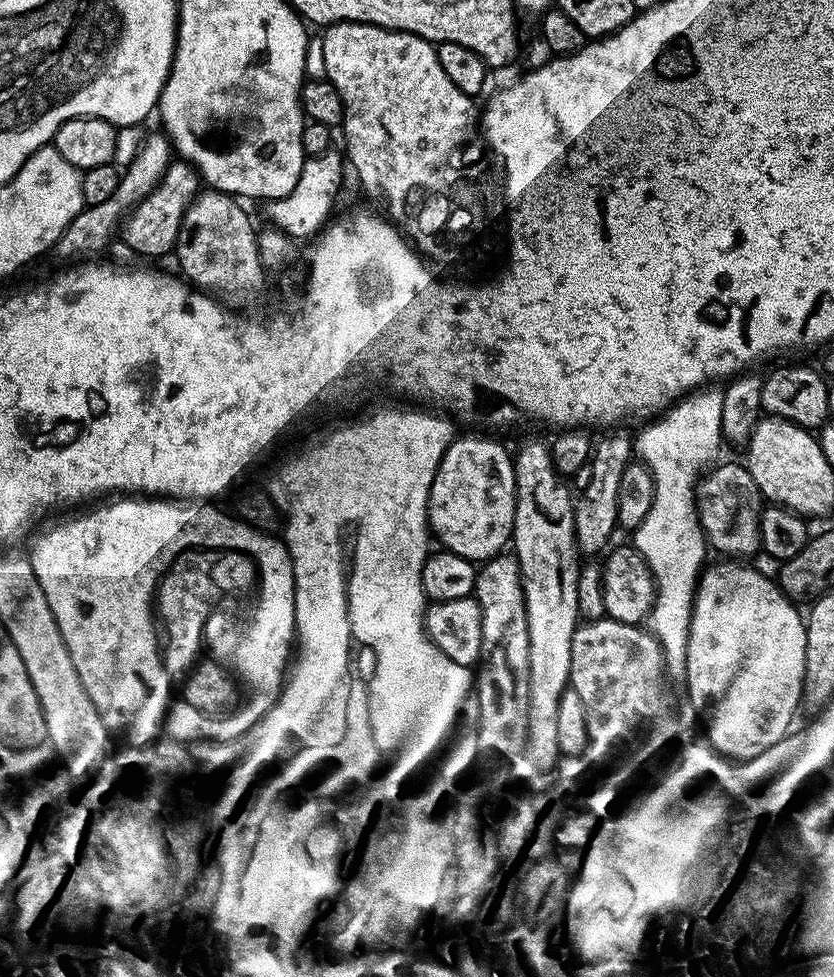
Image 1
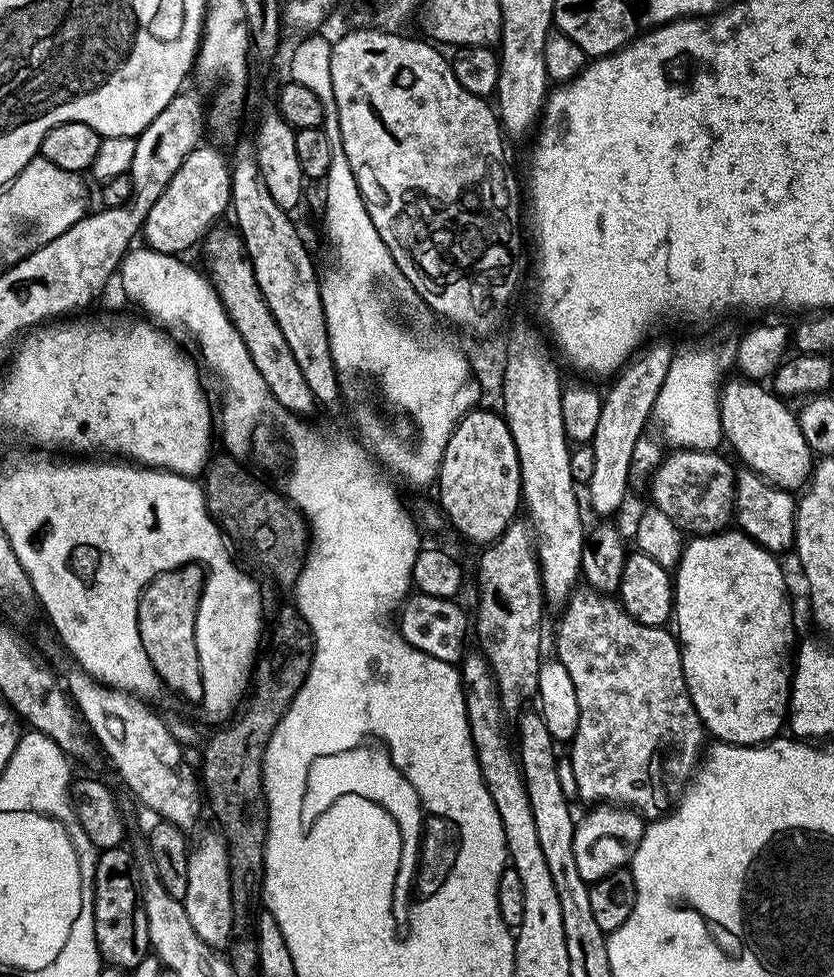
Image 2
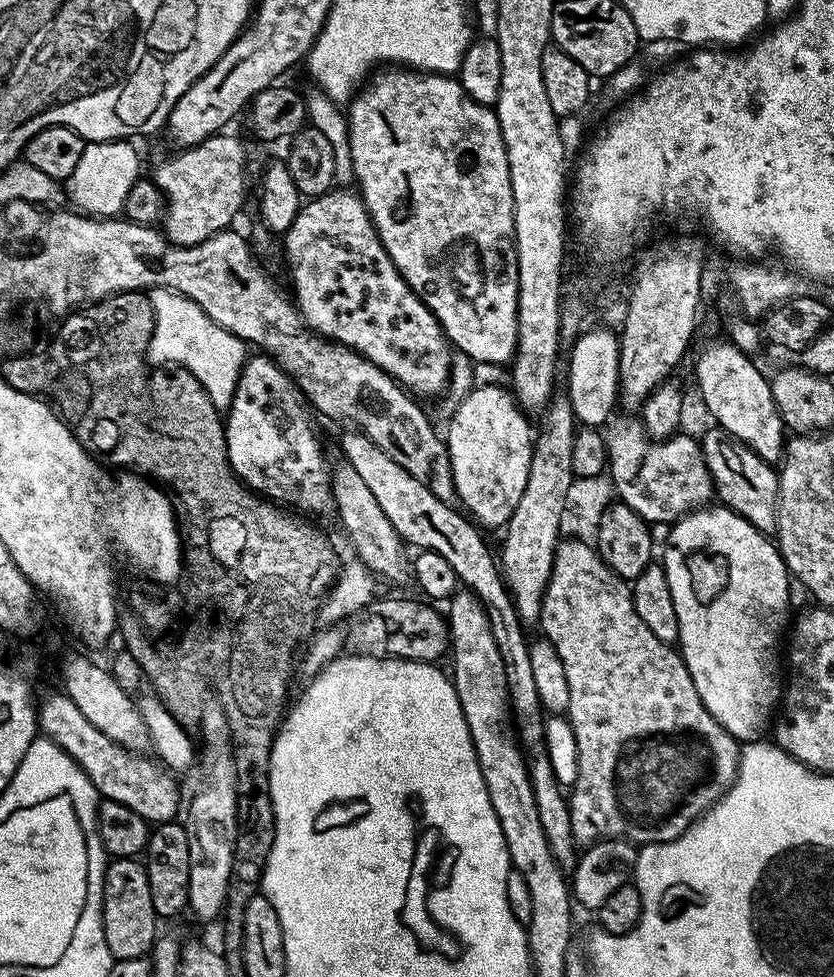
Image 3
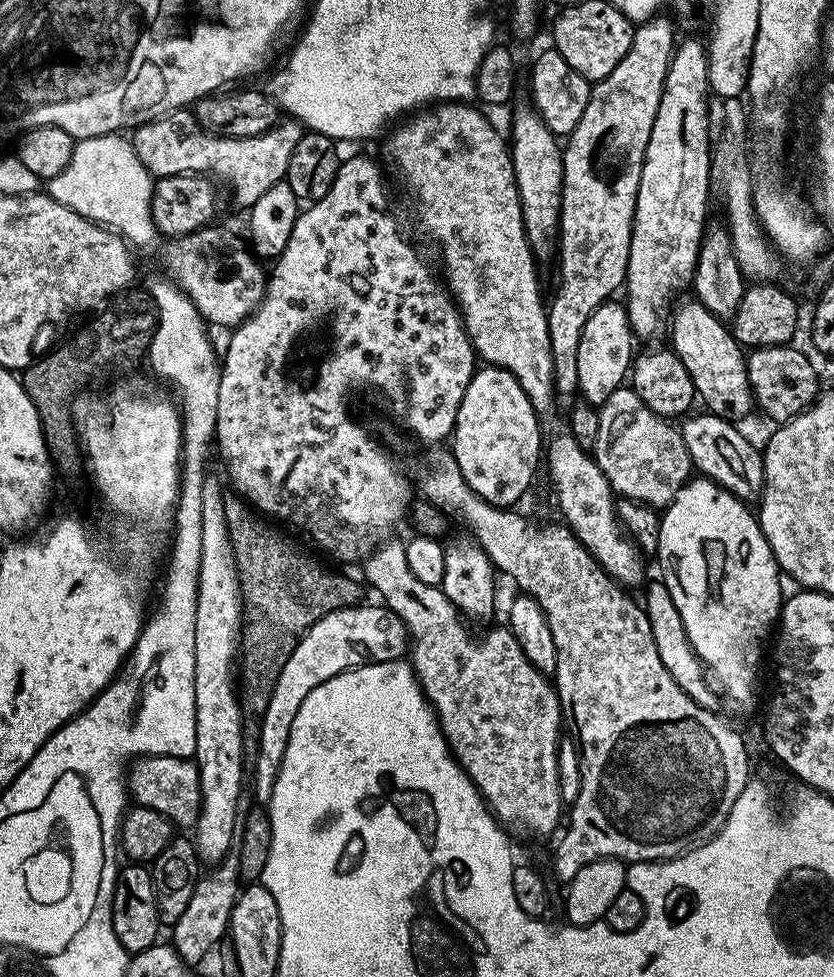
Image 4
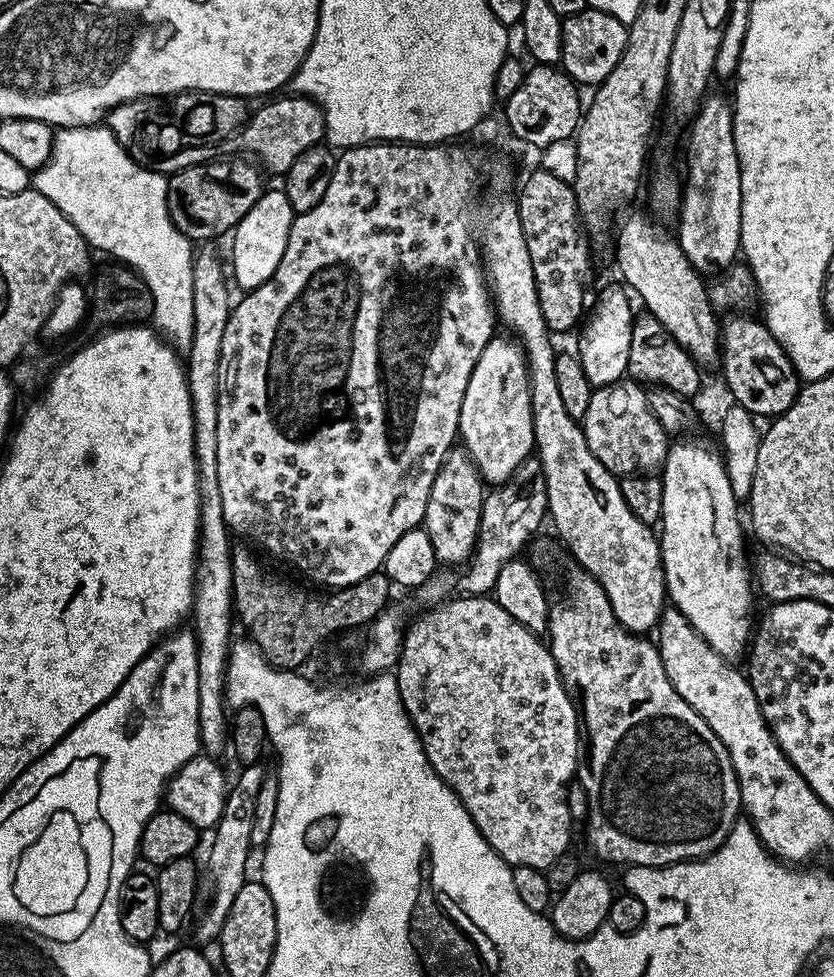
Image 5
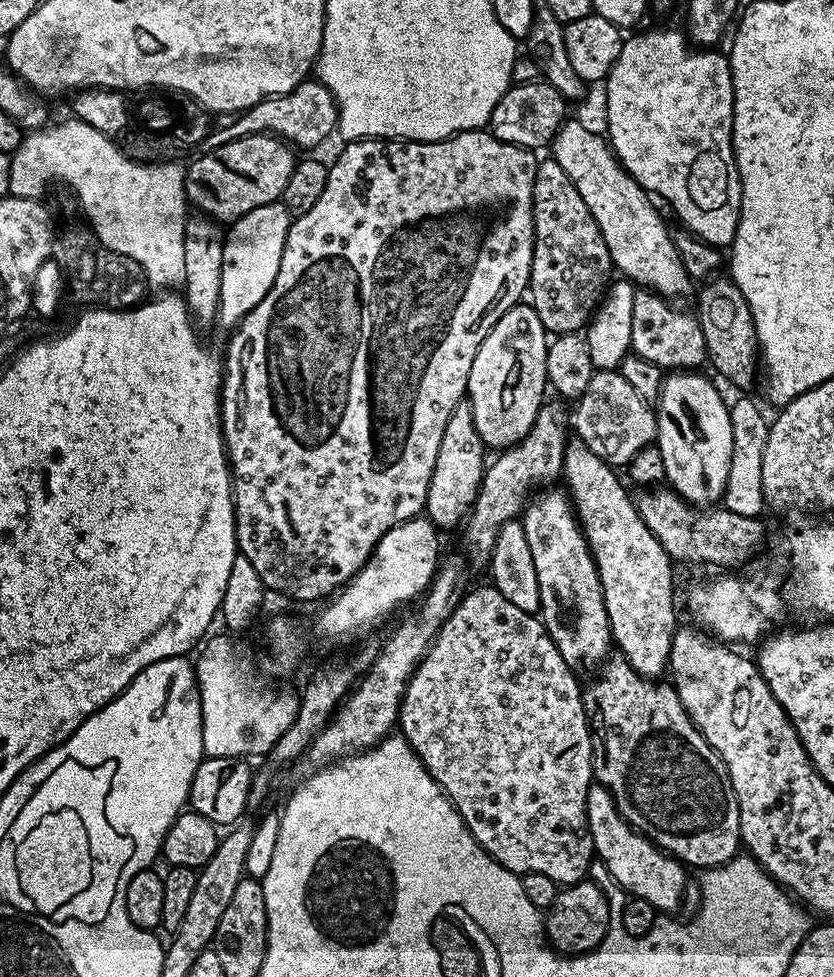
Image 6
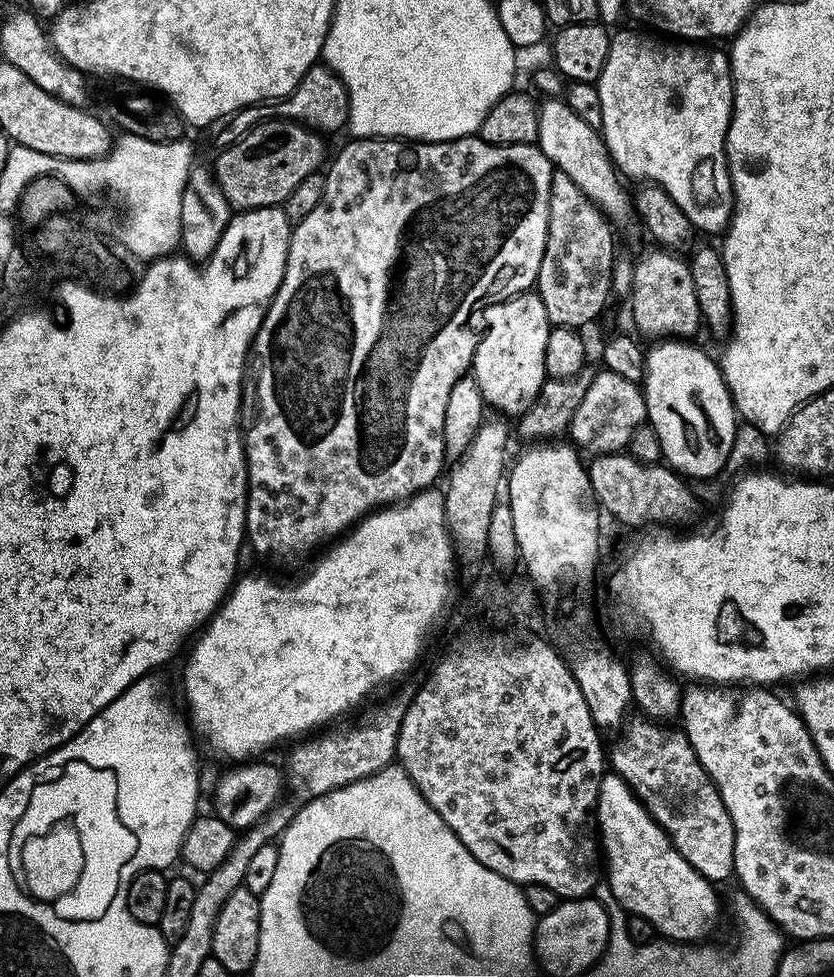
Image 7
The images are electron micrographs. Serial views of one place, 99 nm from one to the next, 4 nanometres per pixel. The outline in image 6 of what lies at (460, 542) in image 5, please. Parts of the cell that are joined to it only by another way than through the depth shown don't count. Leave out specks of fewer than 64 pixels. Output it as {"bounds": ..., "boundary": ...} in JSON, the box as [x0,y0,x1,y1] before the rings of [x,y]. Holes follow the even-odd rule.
{"bounds":[424,402,486,529],"boundary":[[[462,402],[454,406],[454,414],[450,414],[446,430],[442,434],[442,443],[438,445],[438,458],[434,458],[434,474],[430,474],[430,490],[424,503],[427,519],[437,529],[452,528],[471,513],[484,477],[484,452],[486,453],[486,446],[474,426],[472,405]]]}

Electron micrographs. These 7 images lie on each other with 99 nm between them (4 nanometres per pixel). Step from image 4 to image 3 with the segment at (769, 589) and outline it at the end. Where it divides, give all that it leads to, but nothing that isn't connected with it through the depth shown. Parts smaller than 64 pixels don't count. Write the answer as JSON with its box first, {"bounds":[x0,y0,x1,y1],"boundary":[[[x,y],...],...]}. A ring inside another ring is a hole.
{"bounds":[662,506,790,742],"boundary":[[[705,506],[697,511],[690,512],[681,520],[671,525],[668,536],[669,548],[665,550],[662,563],[666,570],[666,578],[670,582],[670,594],[674,597],[674,614],[678,614],[679,647],[682,649],[684,664],[688,668],[690,678],[694,678],[694,690],[698,690],[698,698],[702,698],[702,707],[720,723],[728,733],[738,742],[751,742],[761,739],[764,731],[769,731],[774,717],[778,712],[778,705],[782,700],[782,644],[780,635],[785,635],[786,625],[789,623],[788,612],[788,581],[790,573],[780,556],[780,549],[765,533],[758,531],[746,518],[734,514],[723,506]]]}

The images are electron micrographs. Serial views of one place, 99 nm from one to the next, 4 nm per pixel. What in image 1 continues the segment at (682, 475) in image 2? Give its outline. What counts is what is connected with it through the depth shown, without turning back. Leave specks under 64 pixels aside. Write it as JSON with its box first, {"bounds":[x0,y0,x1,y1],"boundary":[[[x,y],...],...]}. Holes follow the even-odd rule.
{"bounds":[696,463,761,556],"boundary":[[[743,463],[719,464],[701,479],[696,490],[696,513],[700,516],[705,541],[728,556],[752,556],[761,551],[760,491]]]}

